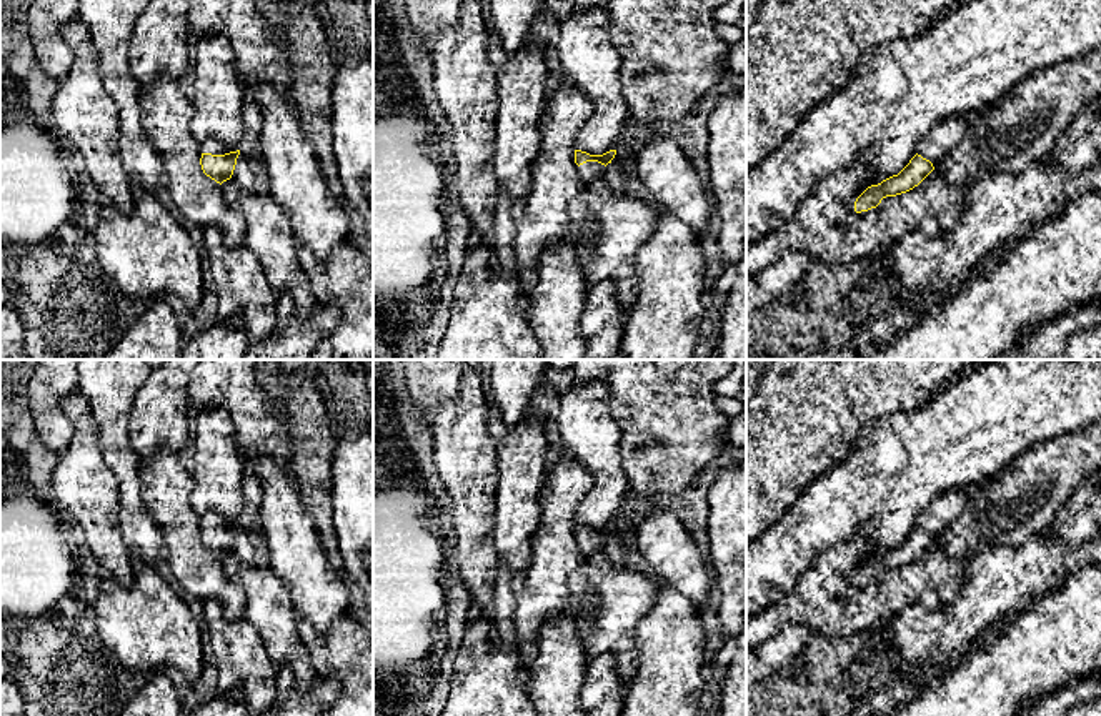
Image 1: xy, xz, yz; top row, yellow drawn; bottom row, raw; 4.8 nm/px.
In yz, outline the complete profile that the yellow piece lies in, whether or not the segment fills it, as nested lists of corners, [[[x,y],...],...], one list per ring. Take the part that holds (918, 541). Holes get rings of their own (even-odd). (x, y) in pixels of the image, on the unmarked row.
[[[993,476],[969,485],[963,490],[948,491],[934,498],[926,510],[918,516],[916,528],[898,546],[878,558],[868,559],[854,574],[854,584],[868,584],[876,581],[883,571],[906,566],[918,559],[933,543],[934,536],[949,523],[953,523],[968,500],[989,483]]]

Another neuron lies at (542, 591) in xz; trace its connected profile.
[[[570,456],[546,470],[538,500],[540,525],[530,541],[531,564],[516,583],[518,644],[535,643],[541,628],[566,606],[568,574],[586,559],[575,536],[575,513],[591,483],[591,473]]]

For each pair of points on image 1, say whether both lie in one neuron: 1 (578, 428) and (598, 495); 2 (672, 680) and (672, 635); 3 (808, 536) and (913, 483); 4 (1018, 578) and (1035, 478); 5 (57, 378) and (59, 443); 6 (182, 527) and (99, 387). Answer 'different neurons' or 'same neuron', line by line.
1: same neuron
2: same neuron
3: same neuron
4: different neurons
5: same neuron
6: different neurons

